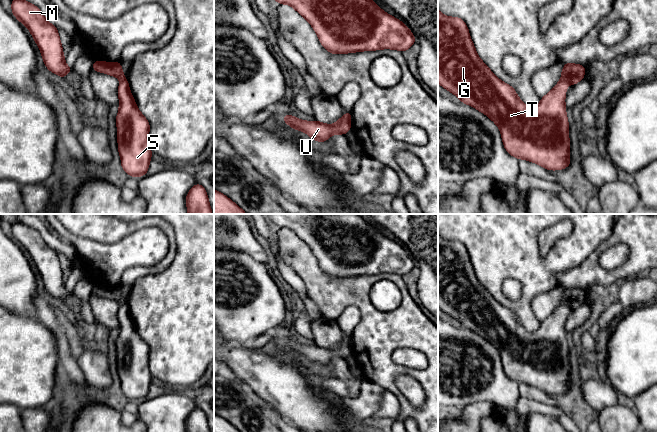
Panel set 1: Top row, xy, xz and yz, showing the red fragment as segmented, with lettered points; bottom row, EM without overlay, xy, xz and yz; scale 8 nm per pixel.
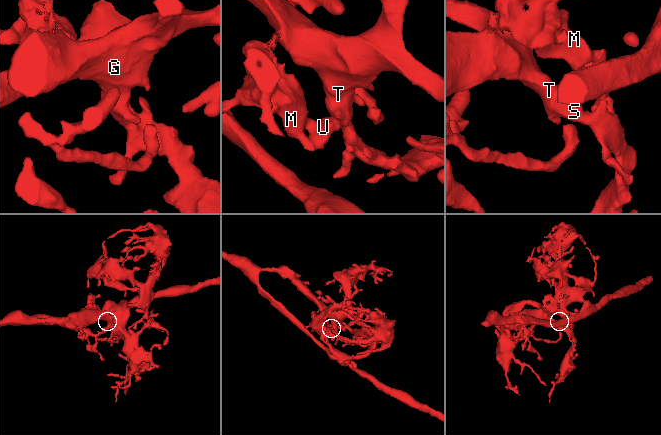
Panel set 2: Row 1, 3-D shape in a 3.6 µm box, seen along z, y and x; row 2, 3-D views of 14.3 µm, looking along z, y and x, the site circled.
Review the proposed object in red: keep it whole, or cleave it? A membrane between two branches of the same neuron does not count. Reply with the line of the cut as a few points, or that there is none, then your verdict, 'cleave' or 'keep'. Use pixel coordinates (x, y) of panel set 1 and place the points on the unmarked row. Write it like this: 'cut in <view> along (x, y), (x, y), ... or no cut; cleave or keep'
no cut; keep

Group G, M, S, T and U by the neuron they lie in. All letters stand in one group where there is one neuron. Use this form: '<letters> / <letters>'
G M S T U

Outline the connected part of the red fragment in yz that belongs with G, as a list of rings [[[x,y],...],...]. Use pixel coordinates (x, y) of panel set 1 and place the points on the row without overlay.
[[[438,233],[438,307],[456,319],[461,327],[488,340],[499,351],[506,375],[518,384],[525,383],[553,395],[570,389],[565,319],[567,310],[577,308],[584,300],[585,290],[565,287],[561,304],[541,322],[537,330],[528,332],[515,313],[496,301],[479,282],[464,244],[445,240]]]

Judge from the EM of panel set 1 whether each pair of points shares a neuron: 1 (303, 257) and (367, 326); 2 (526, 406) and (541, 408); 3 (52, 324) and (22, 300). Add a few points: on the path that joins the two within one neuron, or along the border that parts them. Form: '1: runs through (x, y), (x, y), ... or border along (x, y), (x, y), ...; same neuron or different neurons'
1: runs through (319, 278), (334, 293), (348, 293), (362, 305); same neuron
2: runs through (530, 406), (537, 407); same neuron
3: border along (35, 296), (33, 303), (34, 316); different neurons

